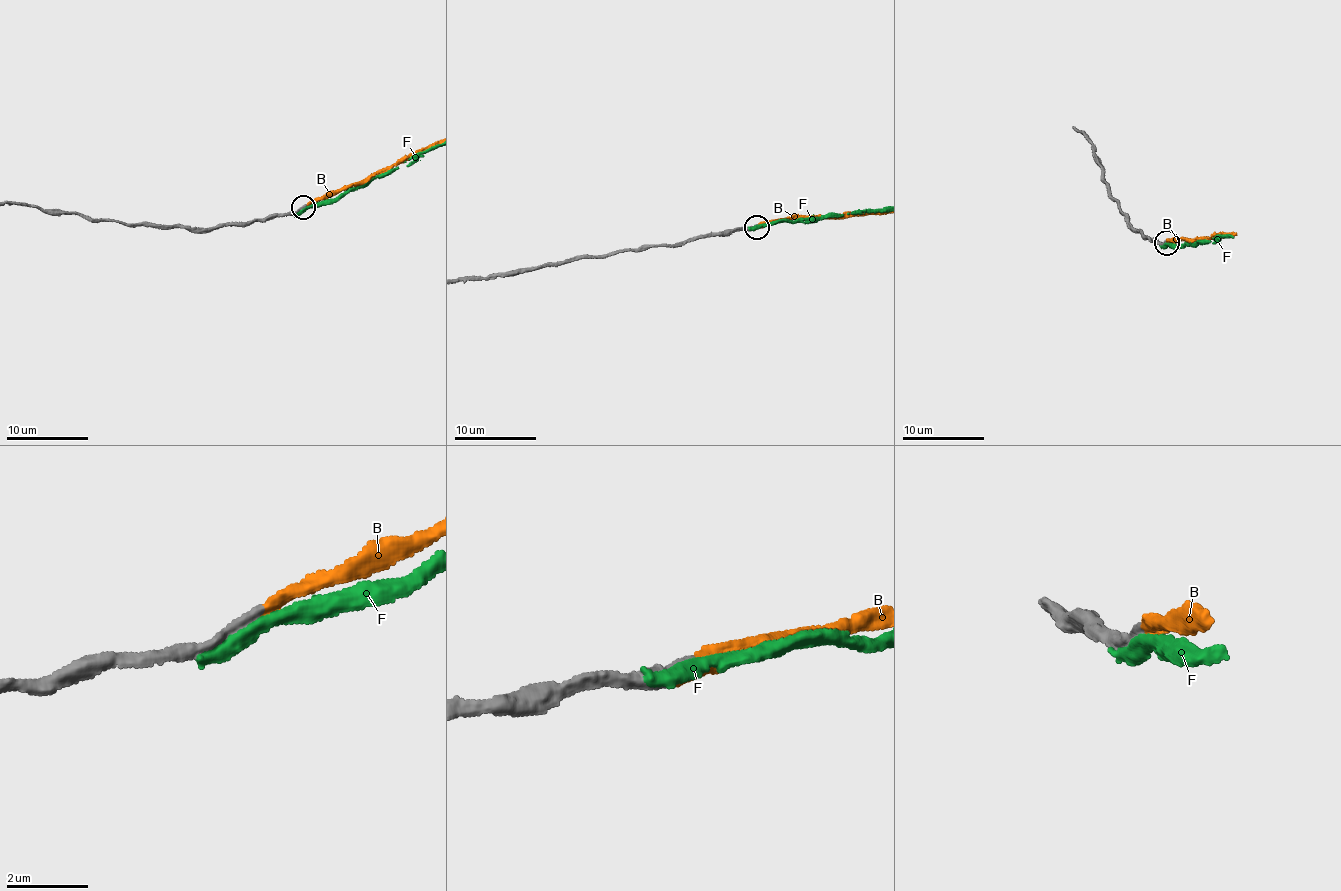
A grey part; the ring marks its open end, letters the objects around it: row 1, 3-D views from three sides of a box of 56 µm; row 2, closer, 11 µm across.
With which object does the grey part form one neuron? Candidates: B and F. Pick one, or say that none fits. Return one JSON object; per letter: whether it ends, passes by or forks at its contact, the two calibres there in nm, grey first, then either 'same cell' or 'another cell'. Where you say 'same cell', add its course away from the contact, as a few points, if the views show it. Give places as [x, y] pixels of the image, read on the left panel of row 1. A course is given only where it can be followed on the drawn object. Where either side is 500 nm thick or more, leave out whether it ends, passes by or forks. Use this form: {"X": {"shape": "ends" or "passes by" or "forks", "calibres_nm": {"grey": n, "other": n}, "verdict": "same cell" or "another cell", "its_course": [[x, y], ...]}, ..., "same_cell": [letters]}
{"B": {"shape": "ends", "calibres_nm": {"grey": 320, "other": 280}, "verdict": "same cell"}, "F": {"shape": "ends", "calibres_nm": {"grey": 400, "other": 440}, "verdict": "another cell"}, "same_cell": ["B"]}

